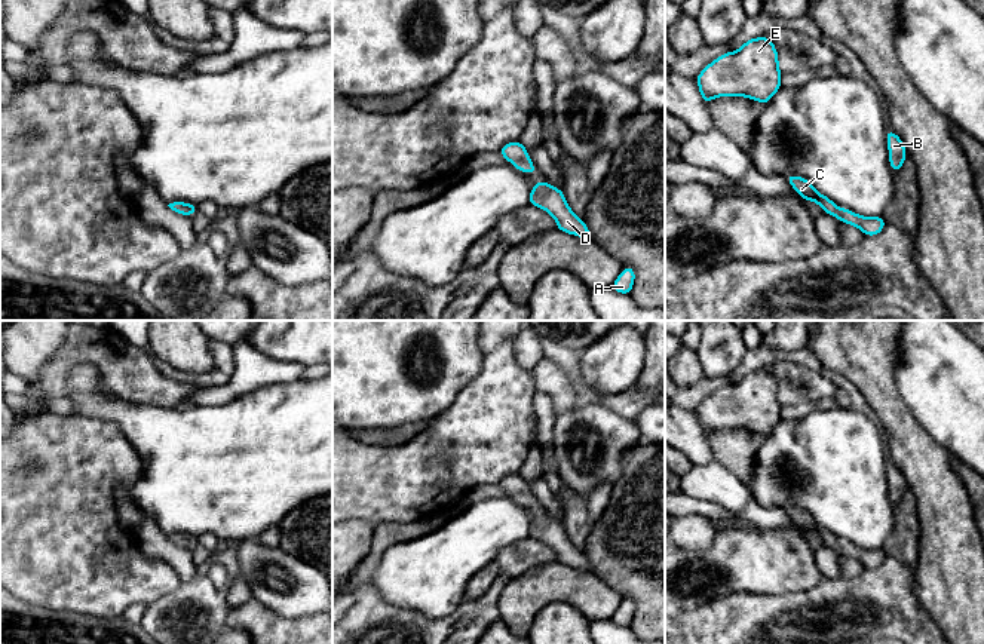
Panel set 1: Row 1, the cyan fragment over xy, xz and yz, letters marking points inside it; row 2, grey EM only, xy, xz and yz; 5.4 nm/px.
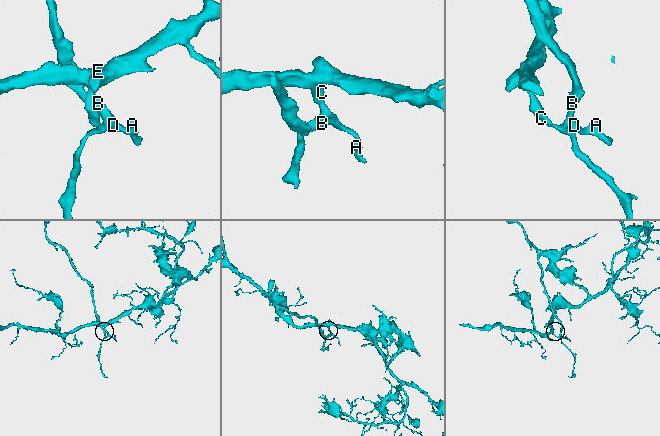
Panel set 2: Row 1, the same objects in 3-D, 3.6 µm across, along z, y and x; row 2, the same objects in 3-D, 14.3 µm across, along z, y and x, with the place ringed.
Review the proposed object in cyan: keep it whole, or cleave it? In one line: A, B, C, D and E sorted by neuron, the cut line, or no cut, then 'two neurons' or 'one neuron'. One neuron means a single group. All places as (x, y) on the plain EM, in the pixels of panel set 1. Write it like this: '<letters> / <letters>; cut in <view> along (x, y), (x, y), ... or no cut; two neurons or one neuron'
A B C D E; no cut; one neuron

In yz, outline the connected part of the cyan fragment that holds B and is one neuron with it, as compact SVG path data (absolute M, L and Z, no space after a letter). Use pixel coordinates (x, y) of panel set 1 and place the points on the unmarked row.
M886 463L886 475L889 482L889 497L893 506L896 506L907 491L907 482L901 470L892 463Z

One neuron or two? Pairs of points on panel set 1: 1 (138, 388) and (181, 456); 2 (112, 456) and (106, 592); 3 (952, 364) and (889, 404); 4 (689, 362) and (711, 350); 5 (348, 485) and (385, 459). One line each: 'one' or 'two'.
1: two
2: one
3: two
4: two
5: one

